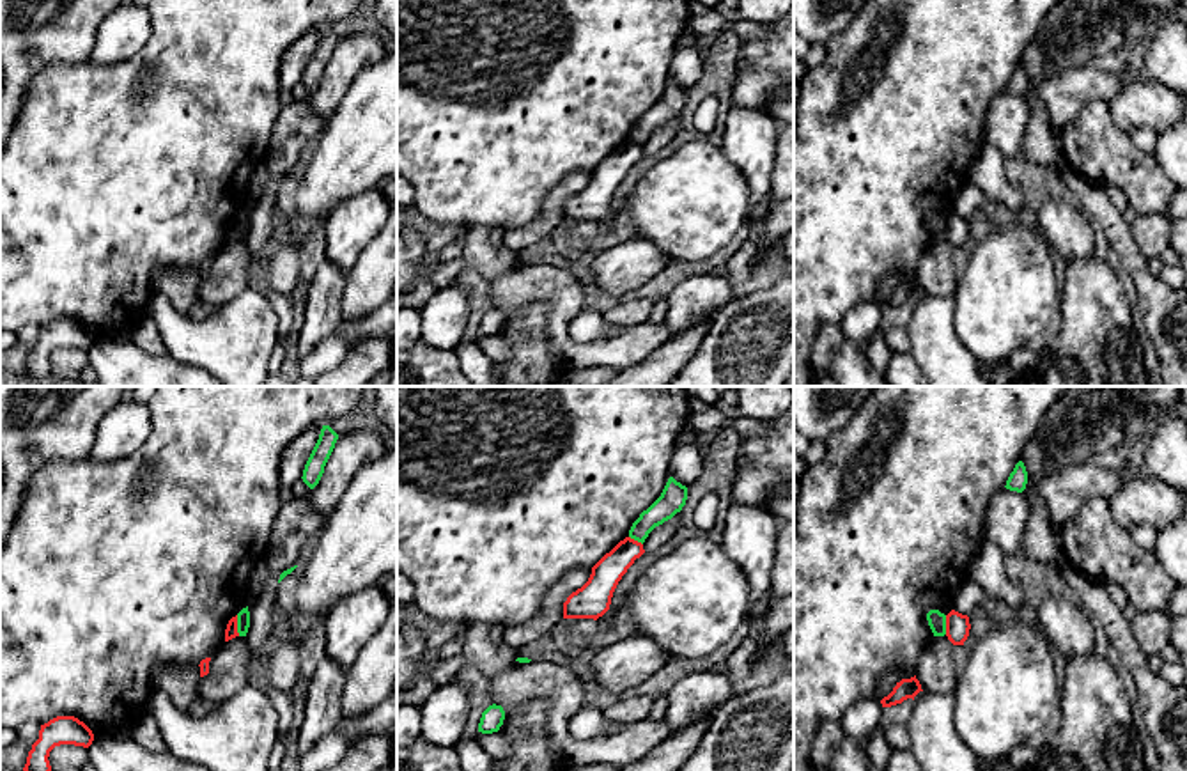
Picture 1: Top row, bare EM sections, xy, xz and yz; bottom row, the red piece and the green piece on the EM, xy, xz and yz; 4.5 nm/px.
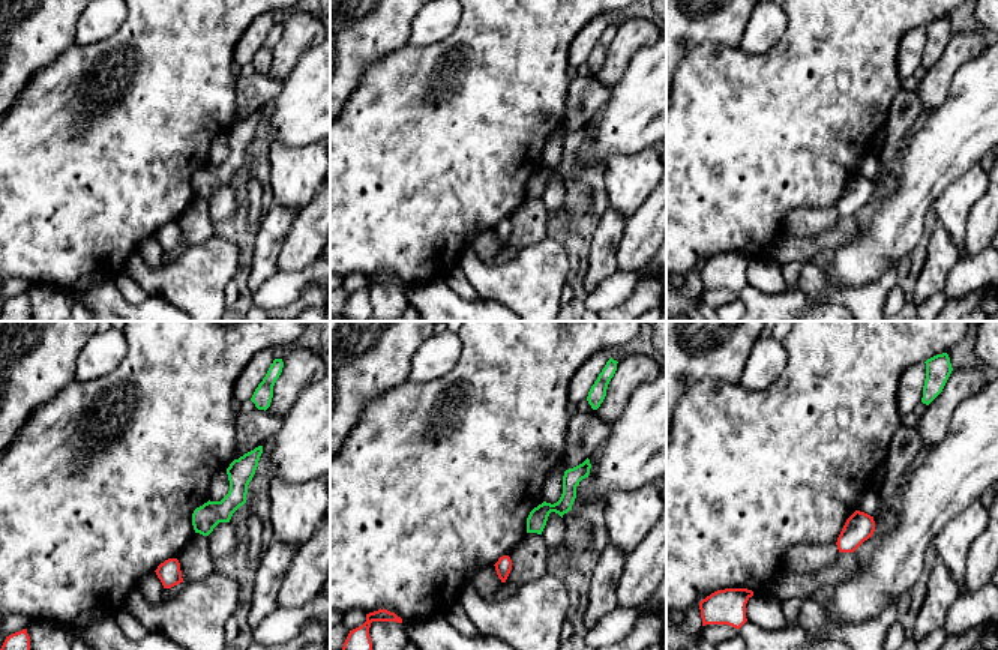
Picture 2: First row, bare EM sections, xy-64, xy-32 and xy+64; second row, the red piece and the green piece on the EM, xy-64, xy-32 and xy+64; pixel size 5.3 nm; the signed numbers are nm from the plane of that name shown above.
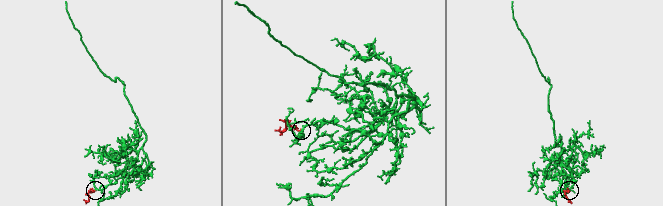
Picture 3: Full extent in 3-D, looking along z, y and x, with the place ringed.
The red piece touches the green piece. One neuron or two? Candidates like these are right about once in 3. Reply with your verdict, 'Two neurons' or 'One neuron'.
Two neurons

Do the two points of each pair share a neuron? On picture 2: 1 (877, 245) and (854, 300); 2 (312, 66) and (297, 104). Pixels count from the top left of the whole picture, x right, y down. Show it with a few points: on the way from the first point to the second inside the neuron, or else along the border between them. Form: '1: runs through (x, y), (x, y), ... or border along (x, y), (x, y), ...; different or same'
1: border along (892, 267), (859, 285), (833, 285), (826, 278); different
2: runs through (312, 75), (312, 89), (306, 95); same

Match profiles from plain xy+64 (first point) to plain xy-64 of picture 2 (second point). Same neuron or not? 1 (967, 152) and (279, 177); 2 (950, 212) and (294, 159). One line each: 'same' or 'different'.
1: different
2: same

